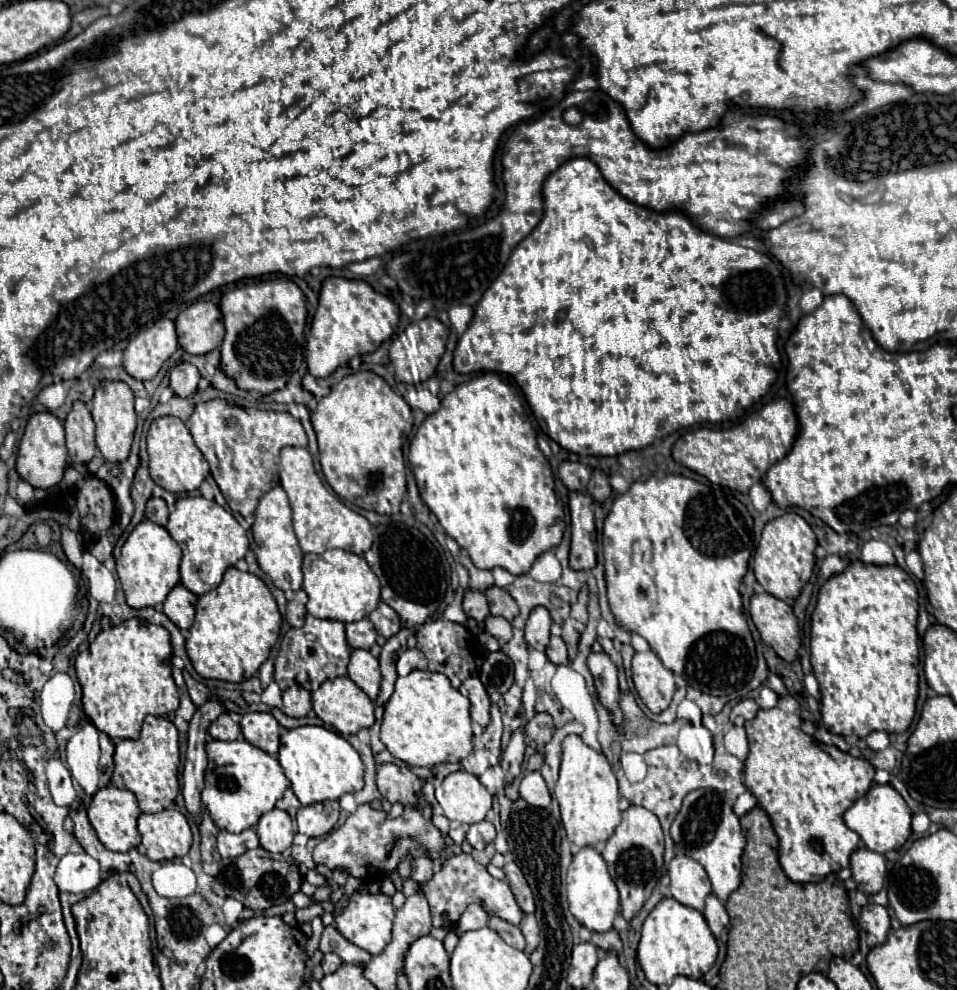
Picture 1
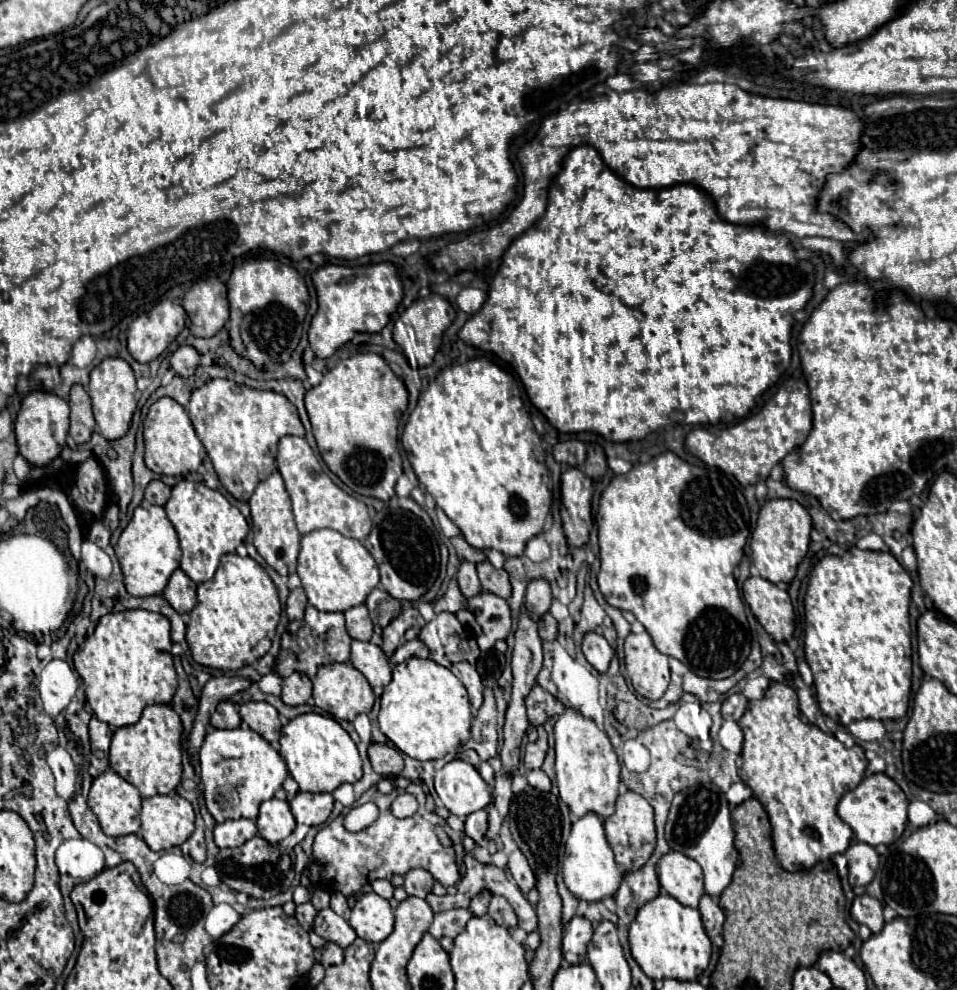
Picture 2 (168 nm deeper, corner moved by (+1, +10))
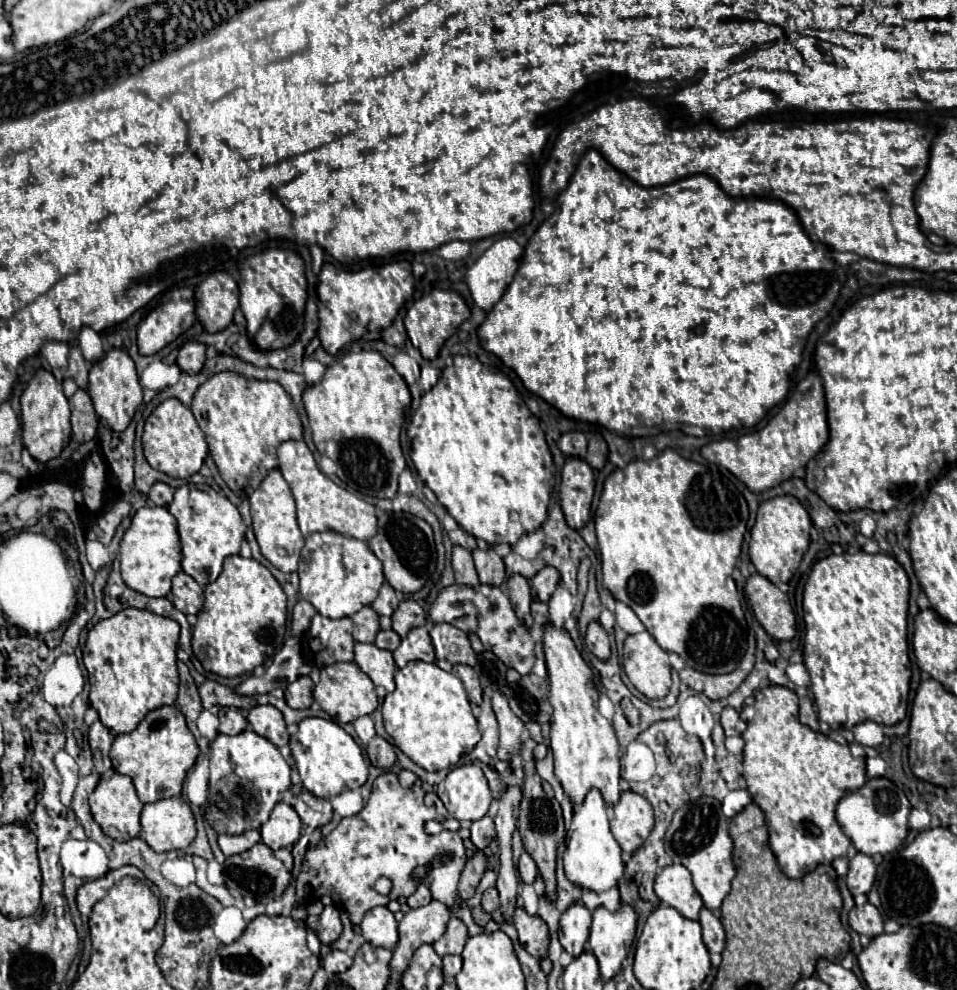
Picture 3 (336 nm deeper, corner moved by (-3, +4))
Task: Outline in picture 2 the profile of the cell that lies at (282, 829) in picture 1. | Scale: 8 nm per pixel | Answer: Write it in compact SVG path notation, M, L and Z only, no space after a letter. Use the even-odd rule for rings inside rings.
M273 797L261 805L259 817L257 817L257 829L259 829L259 835L271 845L281 843L287 835L291 835L295 827L296 821L291 815L287 801Z

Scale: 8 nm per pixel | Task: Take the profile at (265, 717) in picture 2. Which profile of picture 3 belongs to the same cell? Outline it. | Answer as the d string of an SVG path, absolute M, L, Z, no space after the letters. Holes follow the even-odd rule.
M257 705L249 711L247 721L251 725L251 729L269 739L275 747L283 747L289 743L289 733L285 729L285 719L281 715L279 709L275 709L273 705Z

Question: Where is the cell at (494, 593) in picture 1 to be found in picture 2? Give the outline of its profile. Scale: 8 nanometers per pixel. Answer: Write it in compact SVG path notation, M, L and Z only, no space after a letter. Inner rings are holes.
M483 561L483 563L477 563L477 573L479 573L481 587L485 591L491 591L503 599L511 595L511 583L505 569L495 569L489 561Z

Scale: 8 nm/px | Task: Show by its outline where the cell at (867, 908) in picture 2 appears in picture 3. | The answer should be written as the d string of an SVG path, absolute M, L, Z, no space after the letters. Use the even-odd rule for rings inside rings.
M865 903L865 905L861 905L861 907L853 907L851 913L849 913L849 925L851 925L851 929L855 929L857 933L867 935L867 937L871 937L871 939L883 933L881 913L879 913L877 907L871 905L871 903Z

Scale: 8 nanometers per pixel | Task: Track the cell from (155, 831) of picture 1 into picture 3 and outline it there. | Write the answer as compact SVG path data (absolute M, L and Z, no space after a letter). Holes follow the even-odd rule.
M181 797L147 803L141 813L145 843L157 851L185 849L195 839L195 817Z

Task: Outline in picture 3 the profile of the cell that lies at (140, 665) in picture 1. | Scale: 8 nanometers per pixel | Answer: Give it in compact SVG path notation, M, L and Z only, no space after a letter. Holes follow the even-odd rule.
M125 609L95 623L83 649L89 673L89 703L111 733L131 733L153 709L173 705L177 699L177 641L179 623L145 609Z

